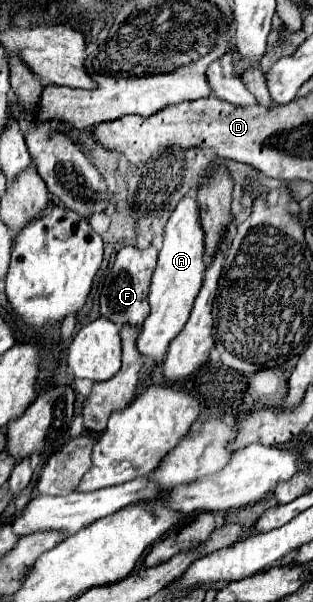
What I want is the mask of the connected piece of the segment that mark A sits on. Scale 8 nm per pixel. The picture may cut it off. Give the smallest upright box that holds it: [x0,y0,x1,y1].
[138,193,206,361]

